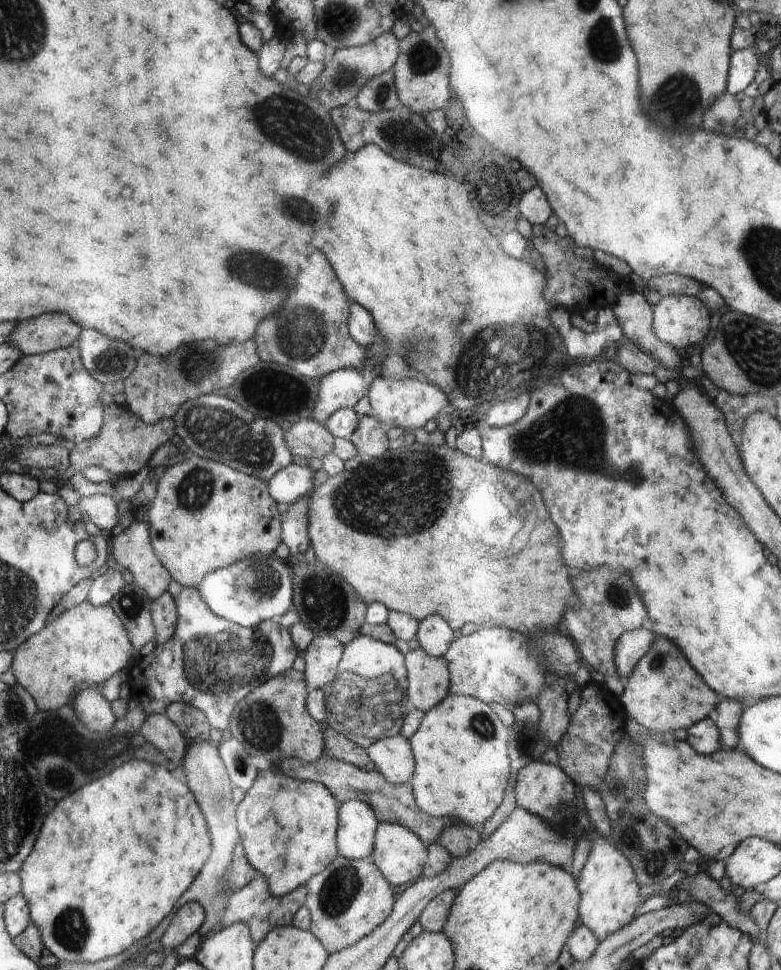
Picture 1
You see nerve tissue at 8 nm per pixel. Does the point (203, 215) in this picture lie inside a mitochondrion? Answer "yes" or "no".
no

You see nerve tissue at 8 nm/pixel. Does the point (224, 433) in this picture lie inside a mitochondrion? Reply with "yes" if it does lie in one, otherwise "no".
yes

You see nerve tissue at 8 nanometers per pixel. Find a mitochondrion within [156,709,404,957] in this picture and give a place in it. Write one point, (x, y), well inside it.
(337, 894)

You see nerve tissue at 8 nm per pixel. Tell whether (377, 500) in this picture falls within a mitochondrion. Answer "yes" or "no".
yes

